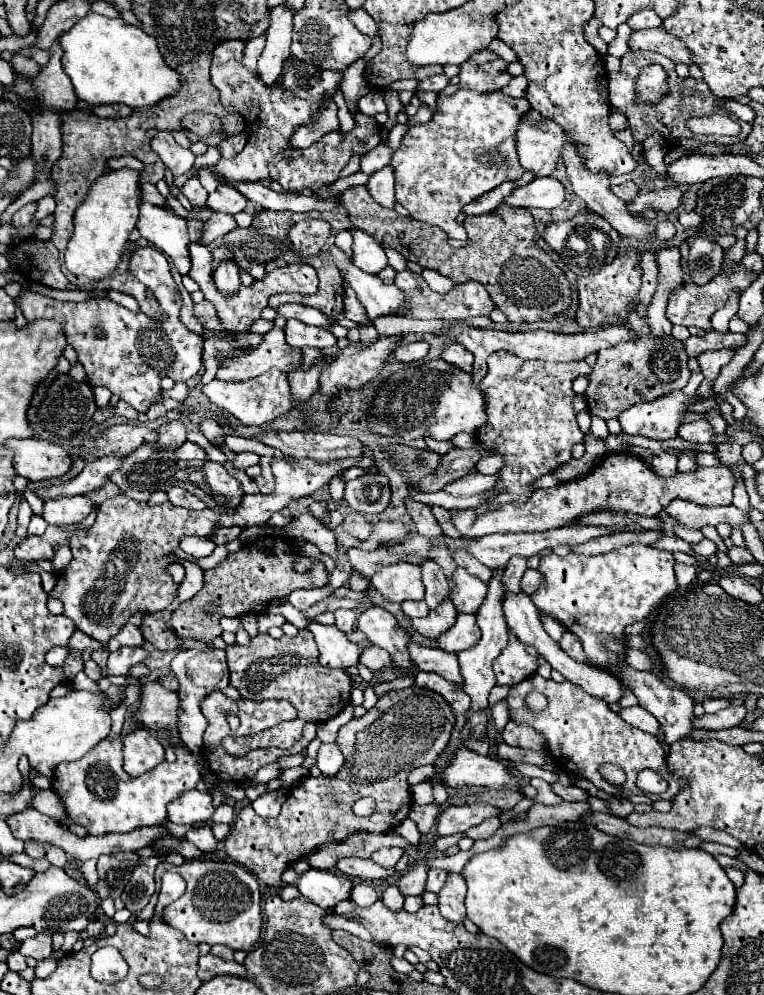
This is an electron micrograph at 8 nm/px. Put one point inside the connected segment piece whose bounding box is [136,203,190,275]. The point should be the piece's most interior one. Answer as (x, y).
(166, 231)

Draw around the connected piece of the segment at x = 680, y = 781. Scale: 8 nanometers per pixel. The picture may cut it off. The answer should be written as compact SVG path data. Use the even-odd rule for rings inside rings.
M530 675L528 679L524 679L522 683L518 683L510 689L510 695L506 697L506 701L510 705L510 717L514 721L528 723L546 737L548 755L552 757L552 761L558 769L562 769L564 773L574 773L574 775L586 777L592 785L596 785L598 789L602 789L608 795L616 795L616 797L644 795L636 787L636 777L642 769L652 769L667 780L668 789L664 793L656 795L658 799L672 799L674 793L678 793L680 787L685 787L688 783L686 778L674 777L668 771L666 759L664 759L664 749L654 735L648 735L648 733L624 723L616 713L612 713L608 709L606 701L602 701L600 697L588 695L584 689L580 689L578 685L572 685L570 681L556 683L552 679L542 679L540 675ZM532 691L538 691L538 693L546 695L546 699L548 699L546 709L540 713L532 711L526 705L526 695ZM602 763L620 765L628 777L626 785L614 787L614 785L606 783L598 773L598 767Z

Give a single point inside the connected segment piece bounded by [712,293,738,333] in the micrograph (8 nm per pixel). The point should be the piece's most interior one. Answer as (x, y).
(720, 320)

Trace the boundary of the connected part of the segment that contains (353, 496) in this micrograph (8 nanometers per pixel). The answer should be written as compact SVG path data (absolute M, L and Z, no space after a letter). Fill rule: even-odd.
M370 473L346 483L344 499L358 513L382 513L390 505L390 481L382 473Z

